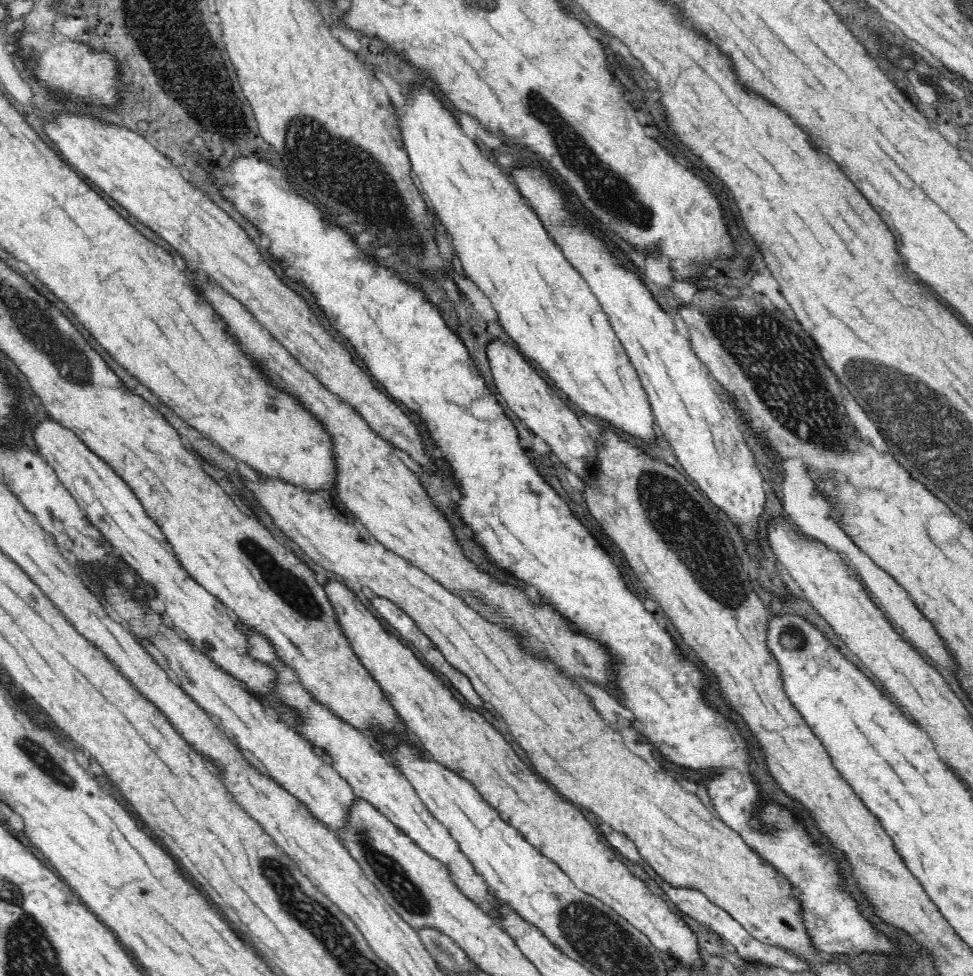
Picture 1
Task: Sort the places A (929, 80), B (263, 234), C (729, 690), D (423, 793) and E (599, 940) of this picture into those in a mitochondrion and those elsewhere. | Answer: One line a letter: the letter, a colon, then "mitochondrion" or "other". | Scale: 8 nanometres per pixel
A: other
B: other
C: other
D: other
E: mitochondrion

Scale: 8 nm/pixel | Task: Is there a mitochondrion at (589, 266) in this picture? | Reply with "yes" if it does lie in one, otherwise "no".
no

